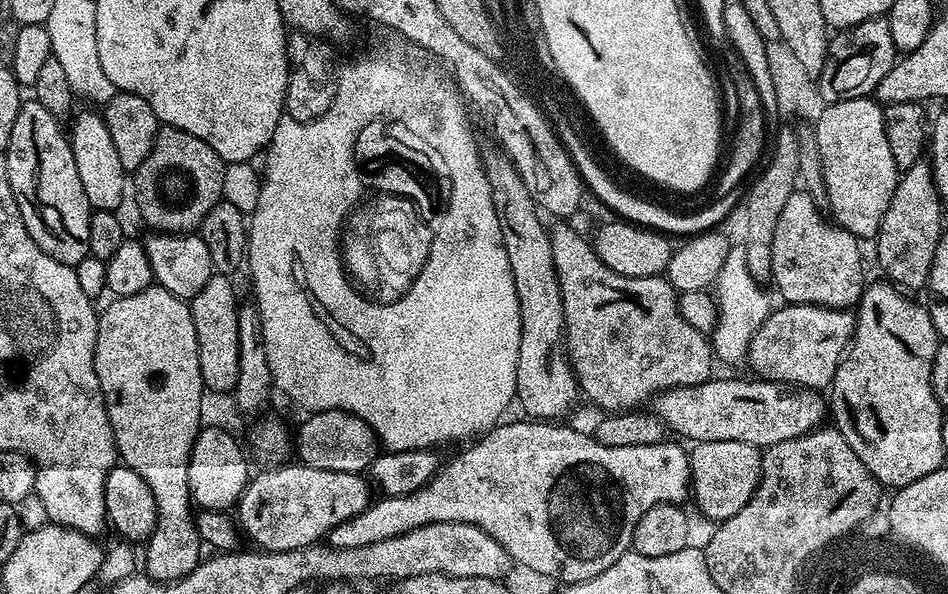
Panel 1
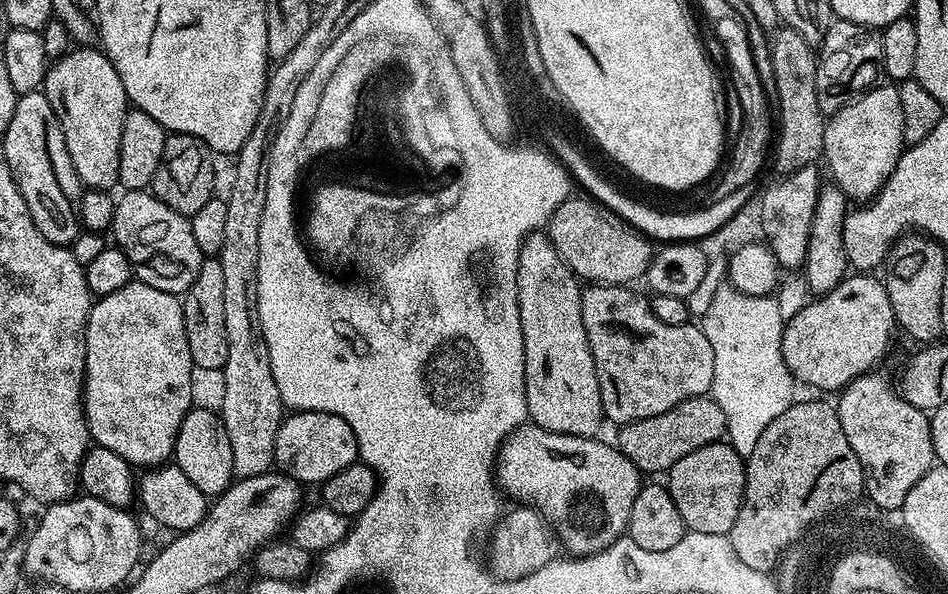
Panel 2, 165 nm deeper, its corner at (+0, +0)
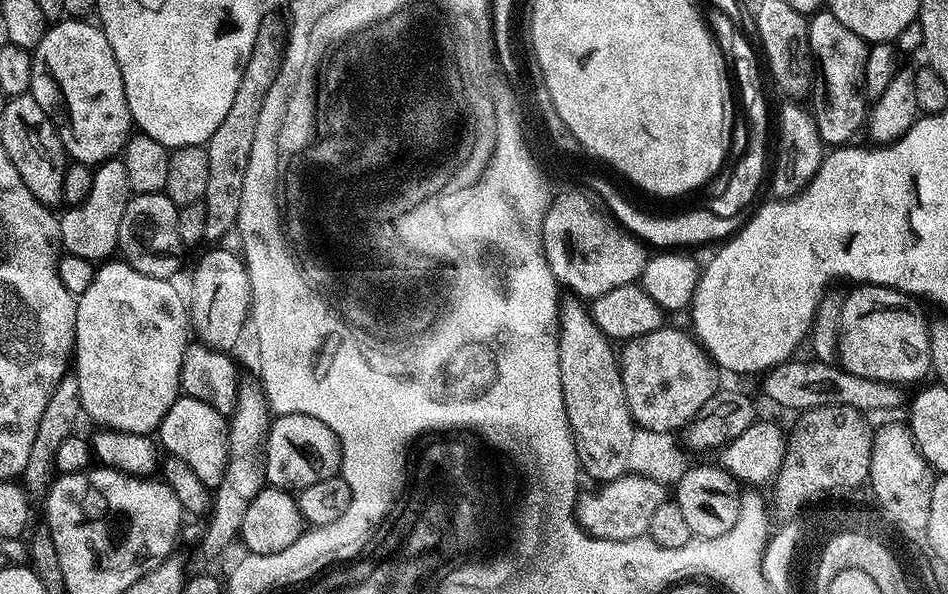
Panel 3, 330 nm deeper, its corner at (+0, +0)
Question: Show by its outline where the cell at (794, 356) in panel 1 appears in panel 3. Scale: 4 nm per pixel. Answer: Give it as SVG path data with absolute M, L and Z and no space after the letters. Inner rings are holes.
M861 284L853 289L852 293L845 295L841 310L836 348L839 367L845 368L850 374L858 374L858 378L870 378L897 386L912 384L924 375L927 377L932 367L928 342L929 323L924 320L923 310L916 305L919 303L906 292L883 288L877 284Z

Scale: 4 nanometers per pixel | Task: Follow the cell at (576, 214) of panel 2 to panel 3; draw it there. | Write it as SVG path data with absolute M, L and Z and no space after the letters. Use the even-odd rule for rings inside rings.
M562 196L548 216L545 229L547 249L544 251L548 265L557 281L568 287L569 293L580 298L595 298L606 290L618 290L618 286L635 284L646 266L649 253L639 239L606 215L601 218L589 207L589 198Z

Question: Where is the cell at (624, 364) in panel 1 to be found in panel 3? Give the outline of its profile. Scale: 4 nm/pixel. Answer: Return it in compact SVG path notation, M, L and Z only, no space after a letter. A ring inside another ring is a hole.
M665 326L650 334L642 334L638 338L627 341L619 349L622 390L626 390L626 402L637 429L675 433L683 429L685 424L689 424L700 413L702 406L706 406L706 402L710 402L710 398L714 398L714 394L721 391L721 369L716 367L716 363L705 352L704 345L696 339L695 335L685 332Z

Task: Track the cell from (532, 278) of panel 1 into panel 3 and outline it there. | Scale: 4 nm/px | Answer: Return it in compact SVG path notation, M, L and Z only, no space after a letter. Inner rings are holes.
M572 294L565 297L558 304L558 362L568 425L572 427L576 441L576 456L581 469L589 472L596 479L594 481L617 480L629 471L627 454L634 431L626 390L622 390L618 352L613 341L604 336L602 330L598 330L585 301Z

